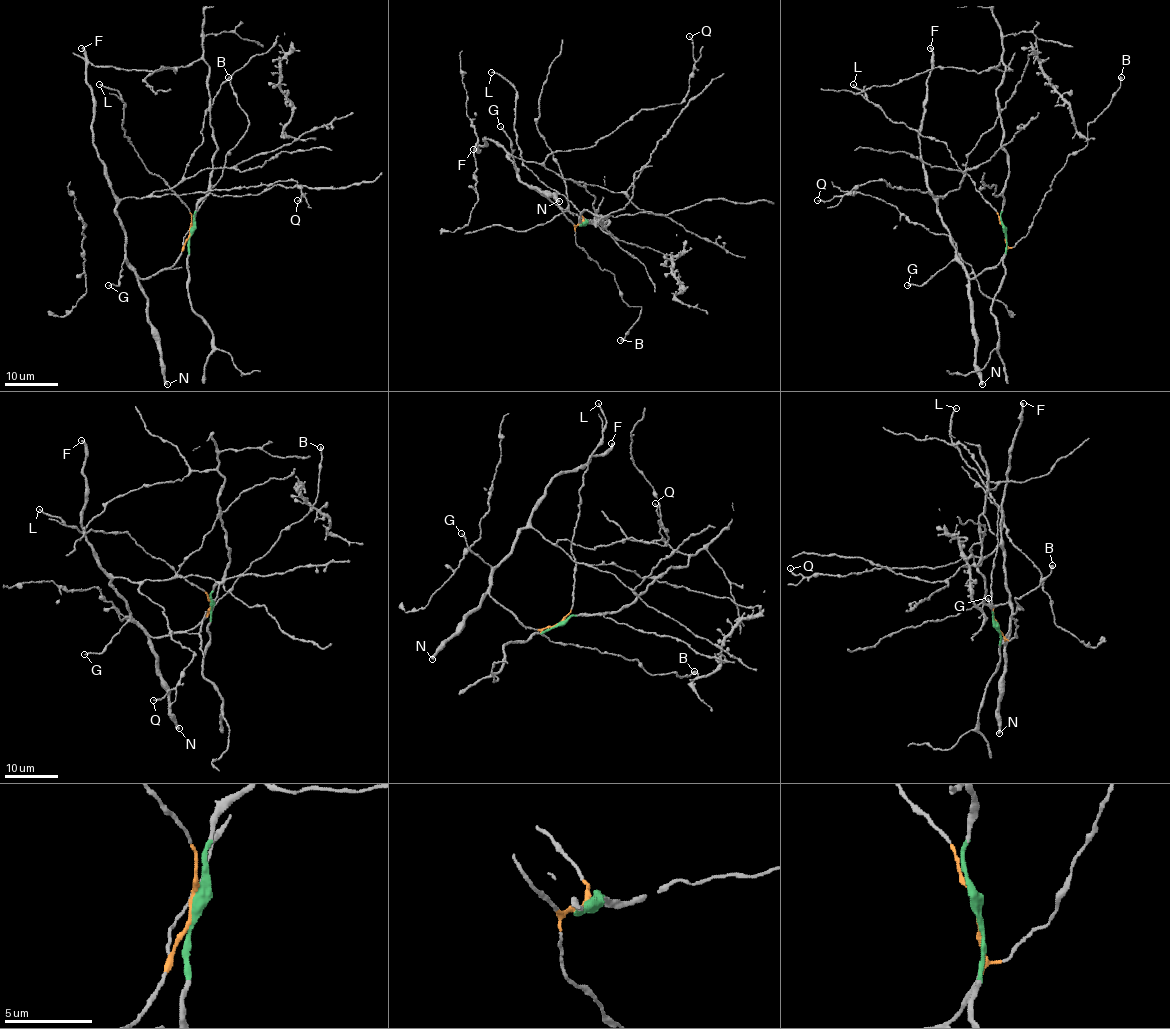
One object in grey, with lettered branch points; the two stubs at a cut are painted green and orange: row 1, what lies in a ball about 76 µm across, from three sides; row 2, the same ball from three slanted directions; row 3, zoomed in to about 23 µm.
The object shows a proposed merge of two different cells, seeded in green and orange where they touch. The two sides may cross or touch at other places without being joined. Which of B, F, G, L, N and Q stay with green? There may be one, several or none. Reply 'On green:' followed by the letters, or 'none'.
On green: none

